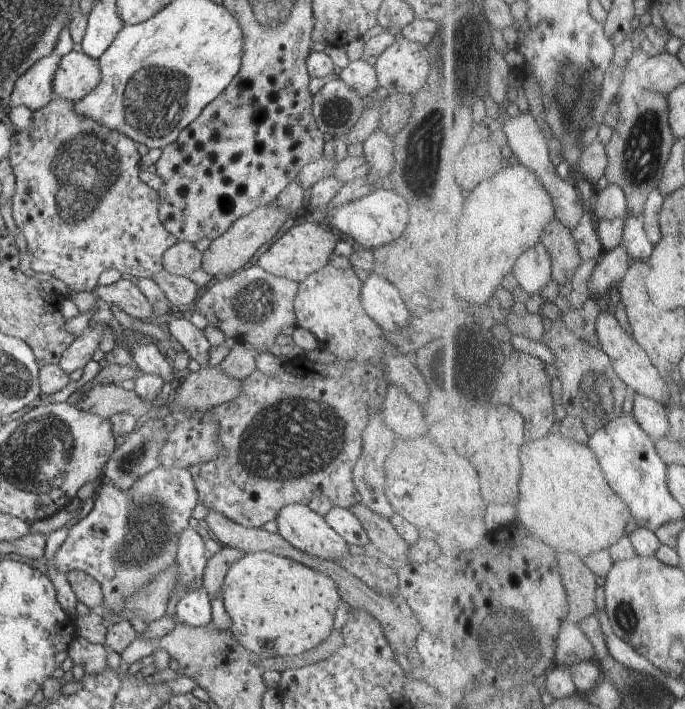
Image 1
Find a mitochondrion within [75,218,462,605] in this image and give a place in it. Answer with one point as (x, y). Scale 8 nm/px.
(296, 437)

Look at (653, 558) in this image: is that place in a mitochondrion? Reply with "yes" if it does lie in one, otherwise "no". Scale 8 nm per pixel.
no

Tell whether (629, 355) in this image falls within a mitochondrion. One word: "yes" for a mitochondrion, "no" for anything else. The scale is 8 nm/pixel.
no

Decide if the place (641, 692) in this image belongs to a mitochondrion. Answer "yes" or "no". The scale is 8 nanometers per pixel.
yes

